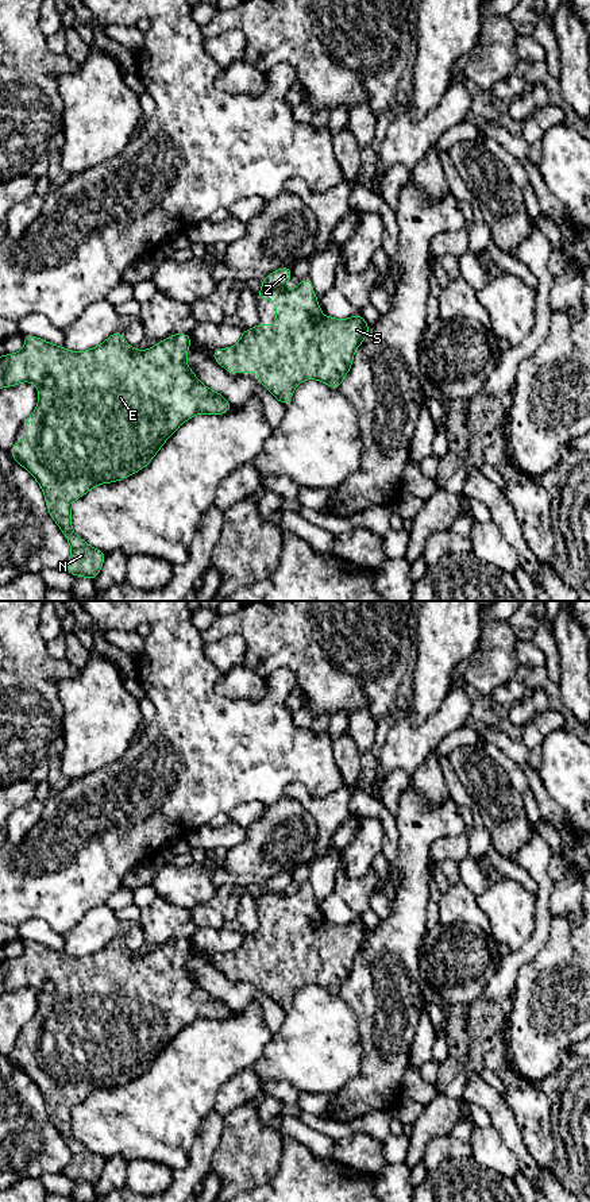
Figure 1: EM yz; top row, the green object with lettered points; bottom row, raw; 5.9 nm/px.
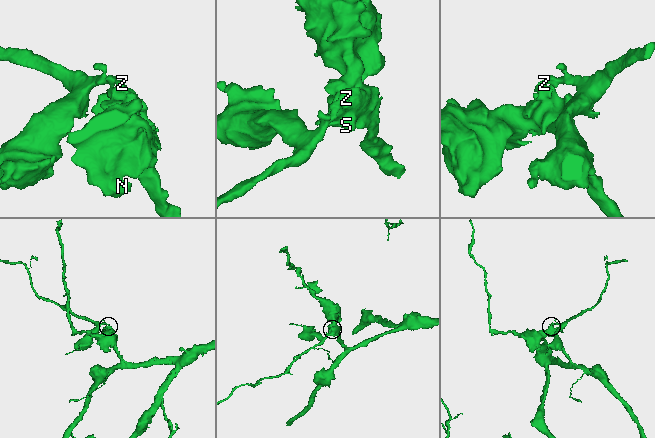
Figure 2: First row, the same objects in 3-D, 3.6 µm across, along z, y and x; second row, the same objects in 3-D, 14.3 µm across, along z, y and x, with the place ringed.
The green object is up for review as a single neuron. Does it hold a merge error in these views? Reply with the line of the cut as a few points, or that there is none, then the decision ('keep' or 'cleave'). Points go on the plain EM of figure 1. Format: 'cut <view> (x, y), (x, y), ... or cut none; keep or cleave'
cut yz (281, 892), (265, 892), (262, 894); cleave

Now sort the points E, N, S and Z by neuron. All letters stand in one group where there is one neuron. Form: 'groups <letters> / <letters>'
groups E N S / Z

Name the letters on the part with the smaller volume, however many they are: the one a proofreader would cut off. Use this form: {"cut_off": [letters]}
{"cut_off": ["Z"]}

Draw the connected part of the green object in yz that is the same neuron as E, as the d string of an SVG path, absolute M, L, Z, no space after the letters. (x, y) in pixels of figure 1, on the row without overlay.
M122 935L113 937L101 949L73 958L38 941L26 940L19 958L0 962L0 994L22 987L34 987L38 994L36 1014L26 1024L26 1045L16 1045L11 1062L24 1072L42 1093L49 1120L70 1149L72 1159L65 1175L74 1182L95 1186L107 1159L90 1152L72 1133L72 1109L101 1089L127 1085L144 1074L178 1032L198 1018L225 1020L232 1014L227 1003L201 989L186 968L190 939L173 939L143 956L132 953Z

